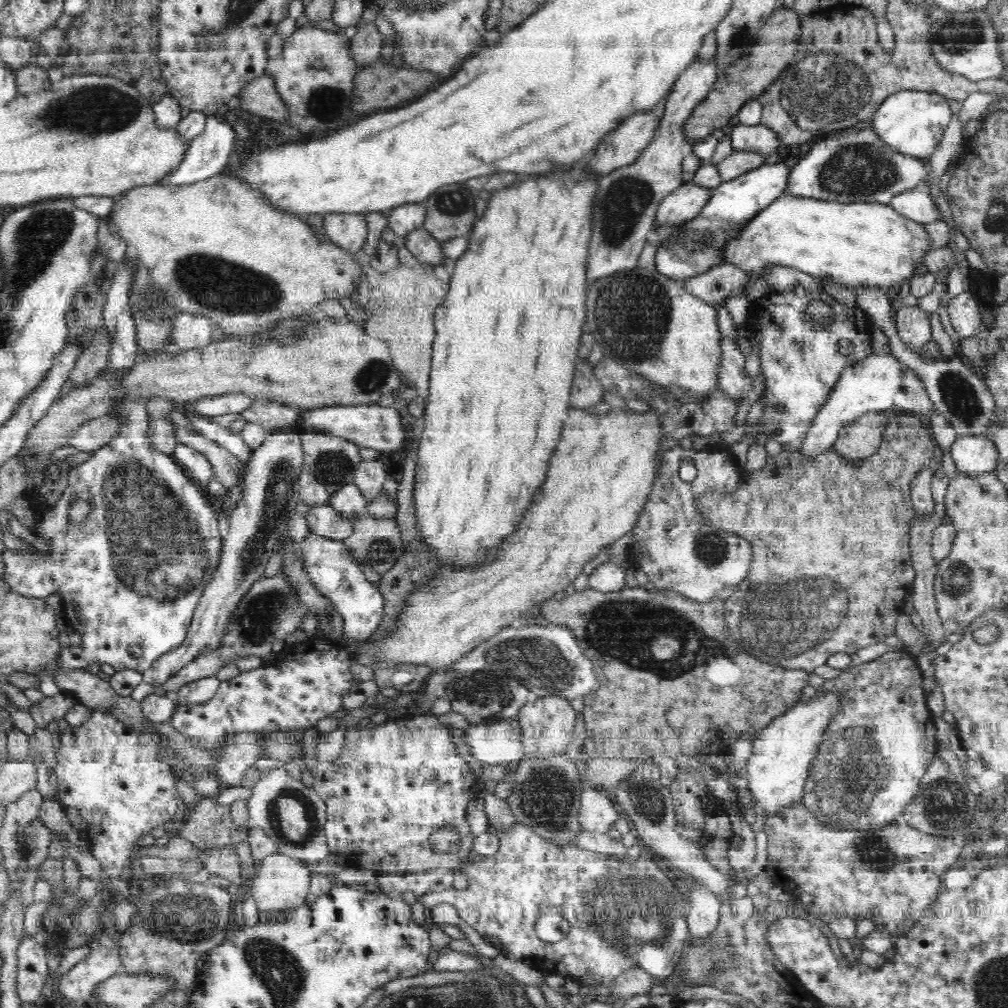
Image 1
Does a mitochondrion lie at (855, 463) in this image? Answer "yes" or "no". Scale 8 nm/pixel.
no

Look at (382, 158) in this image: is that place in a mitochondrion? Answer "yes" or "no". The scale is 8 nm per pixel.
no

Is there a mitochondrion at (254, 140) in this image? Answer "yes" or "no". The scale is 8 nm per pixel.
no

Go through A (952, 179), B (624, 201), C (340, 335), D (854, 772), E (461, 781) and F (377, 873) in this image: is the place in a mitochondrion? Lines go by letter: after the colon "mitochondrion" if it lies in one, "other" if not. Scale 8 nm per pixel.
A: other
B: mitochondrion
C: other
D: mitochondrion
E: other
F: other

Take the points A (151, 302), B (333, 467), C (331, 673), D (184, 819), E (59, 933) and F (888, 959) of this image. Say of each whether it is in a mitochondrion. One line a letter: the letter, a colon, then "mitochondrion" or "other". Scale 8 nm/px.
A: mitochondrion
B: mitochondrion
C: other
D: other
E: mitochondrion
F: other

